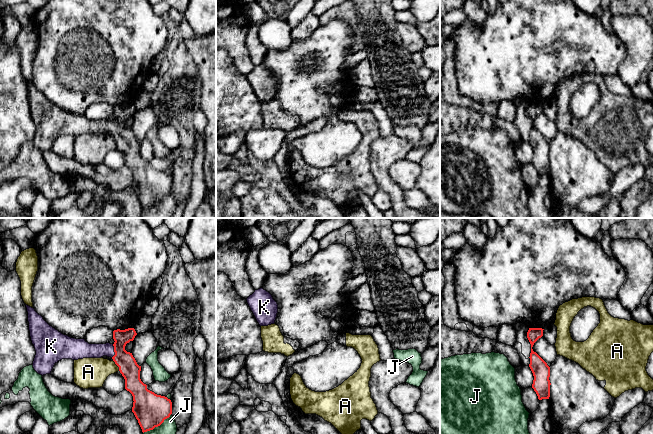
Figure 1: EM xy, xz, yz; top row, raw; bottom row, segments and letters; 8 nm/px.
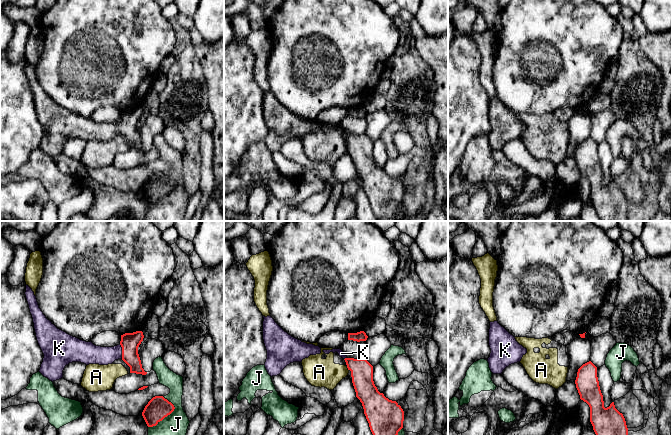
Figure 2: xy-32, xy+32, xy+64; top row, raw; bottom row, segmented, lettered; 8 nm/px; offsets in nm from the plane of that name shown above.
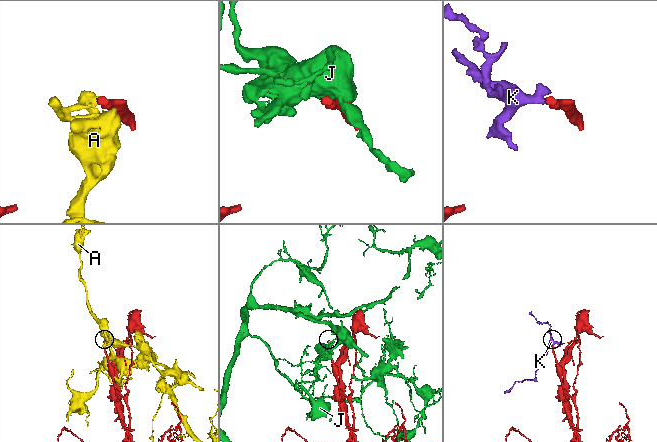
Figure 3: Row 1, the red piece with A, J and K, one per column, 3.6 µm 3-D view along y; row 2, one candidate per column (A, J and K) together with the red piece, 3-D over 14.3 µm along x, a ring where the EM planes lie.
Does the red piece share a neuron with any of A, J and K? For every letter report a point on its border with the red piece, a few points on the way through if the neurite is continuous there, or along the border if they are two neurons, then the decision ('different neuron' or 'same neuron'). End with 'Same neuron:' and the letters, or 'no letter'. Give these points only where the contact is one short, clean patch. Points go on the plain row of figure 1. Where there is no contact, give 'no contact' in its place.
A: xy (116, 140) | different neuron
J: xy (157, 202) | different neuron
K: xy (114, 127) | across xy (128, 143), (114, 127), (83, 125) | same neuron
Same neuron: K

